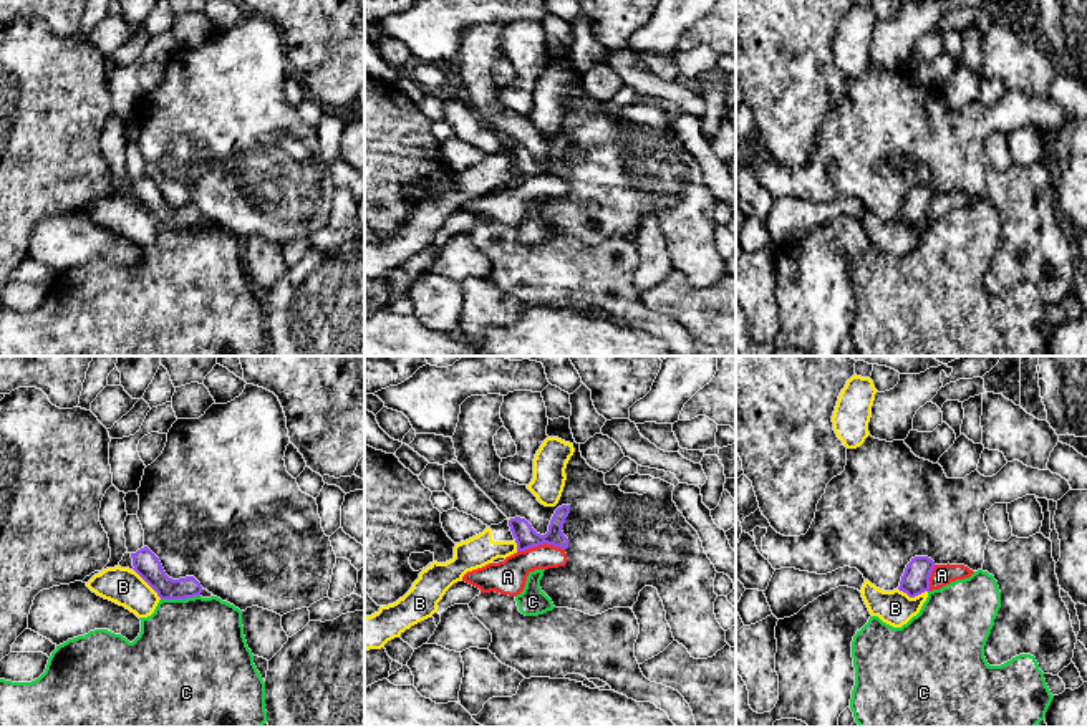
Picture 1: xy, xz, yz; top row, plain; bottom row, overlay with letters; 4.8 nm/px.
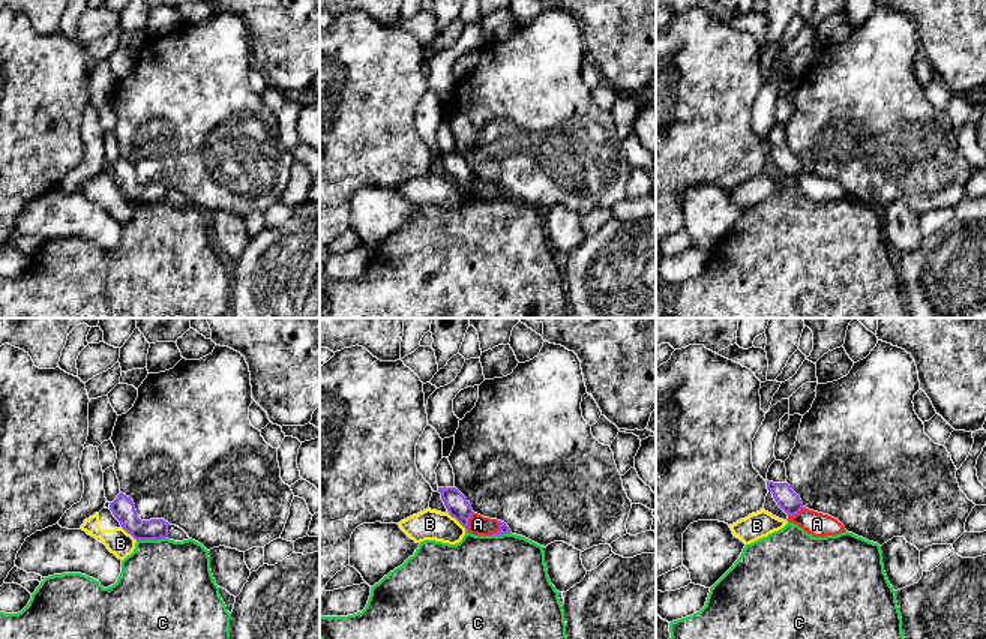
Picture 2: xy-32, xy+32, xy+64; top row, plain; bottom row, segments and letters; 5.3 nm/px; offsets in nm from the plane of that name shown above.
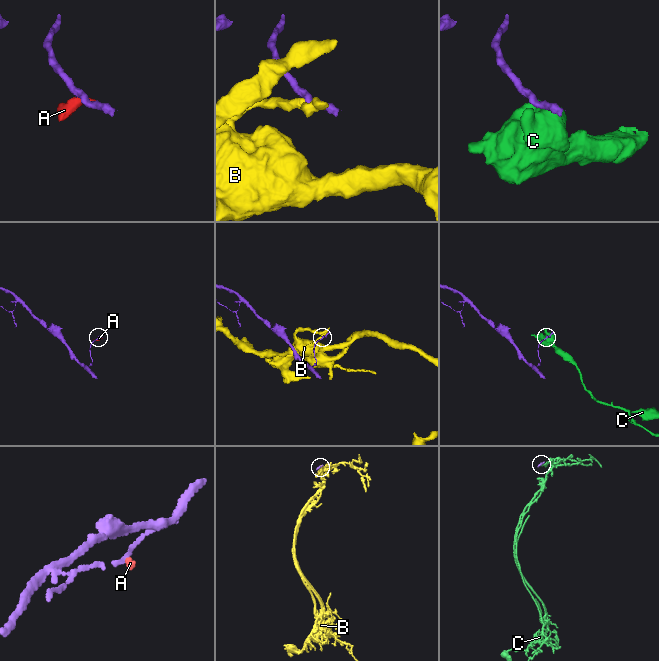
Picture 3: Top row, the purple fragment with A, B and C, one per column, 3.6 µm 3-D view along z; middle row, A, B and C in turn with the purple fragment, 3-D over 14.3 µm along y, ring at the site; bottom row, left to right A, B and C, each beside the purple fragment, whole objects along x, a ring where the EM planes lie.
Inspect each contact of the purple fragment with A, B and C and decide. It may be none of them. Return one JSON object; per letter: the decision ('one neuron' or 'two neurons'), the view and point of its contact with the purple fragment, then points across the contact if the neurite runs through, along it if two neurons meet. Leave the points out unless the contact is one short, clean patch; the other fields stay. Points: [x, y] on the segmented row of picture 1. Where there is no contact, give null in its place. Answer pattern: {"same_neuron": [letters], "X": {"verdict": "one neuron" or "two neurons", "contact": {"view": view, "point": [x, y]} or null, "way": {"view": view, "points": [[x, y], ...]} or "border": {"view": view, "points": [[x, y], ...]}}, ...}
{"same_neuron": [], "A": {"verdict": "two neurons", "contact": {"view": "xz", "point": [541, 544]}, "border": {"view": "xz", "points": [[564, 548], [539, 544], [517, 552]]}}, "B": {"verdict": "two neurons", "contact": {"view": "yz", "point": [913, 597]}}, "C": {"verdict": "two neurons", "contact": {"view": "xy", "point": [179, 598]}, "border": {"view": "xy", "points": [[199, 595], [161, 600]]}}}

